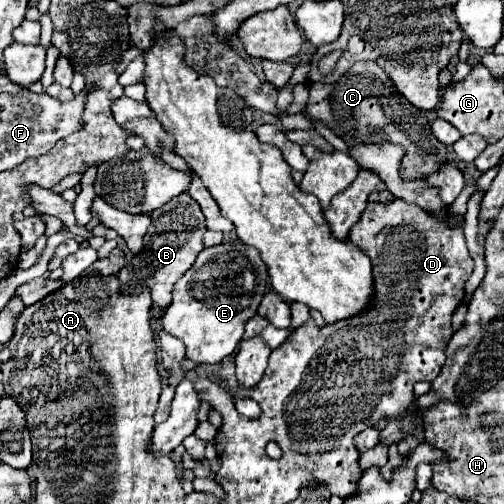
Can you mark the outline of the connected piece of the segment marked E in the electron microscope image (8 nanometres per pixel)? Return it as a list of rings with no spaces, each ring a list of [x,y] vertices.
[[[228,240],[204,248],[192,268],[176,282],[172,304],[162,318],[162,328],[186,344],[186,358],[192,362],[220,364],[238,348],[244,324],[256,314],[268,288],[268,268],[254,246]]]

